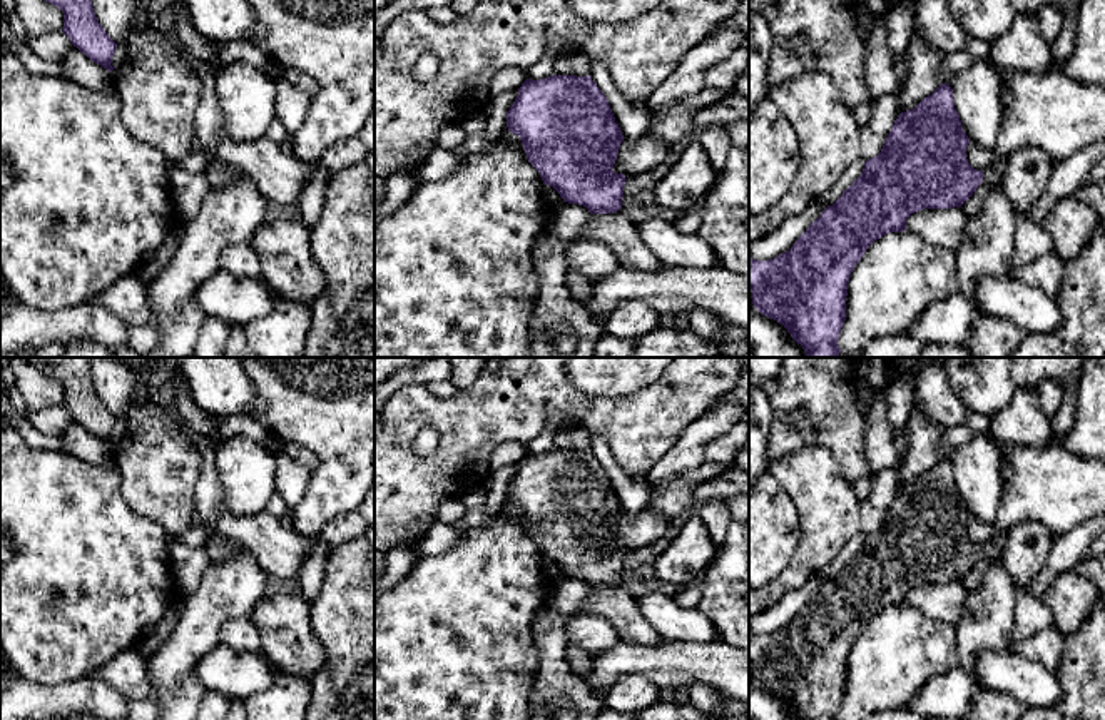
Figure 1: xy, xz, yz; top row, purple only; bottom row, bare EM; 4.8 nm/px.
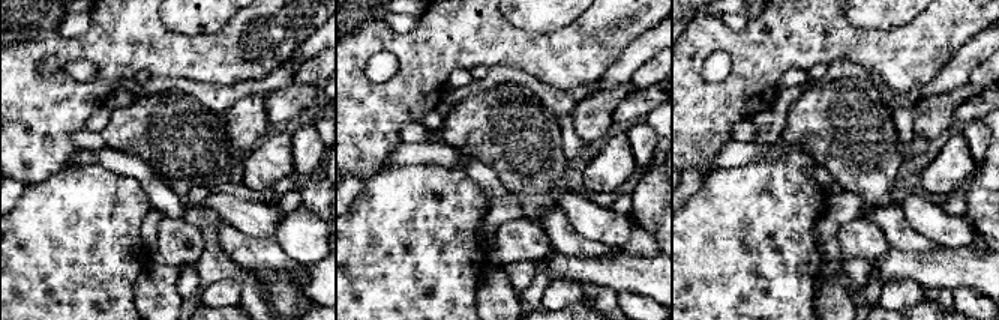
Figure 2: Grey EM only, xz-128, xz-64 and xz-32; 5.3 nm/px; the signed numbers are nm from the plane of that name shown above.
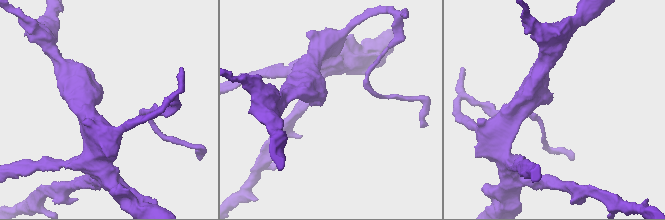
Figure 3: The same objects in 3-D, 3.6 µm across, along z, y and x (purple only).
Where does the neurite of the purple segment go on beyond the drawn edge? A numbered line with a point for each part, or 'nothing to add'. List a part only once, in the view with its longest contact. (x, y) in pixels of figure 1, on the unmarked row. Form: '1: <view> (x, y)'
1: yz (993, 548)

